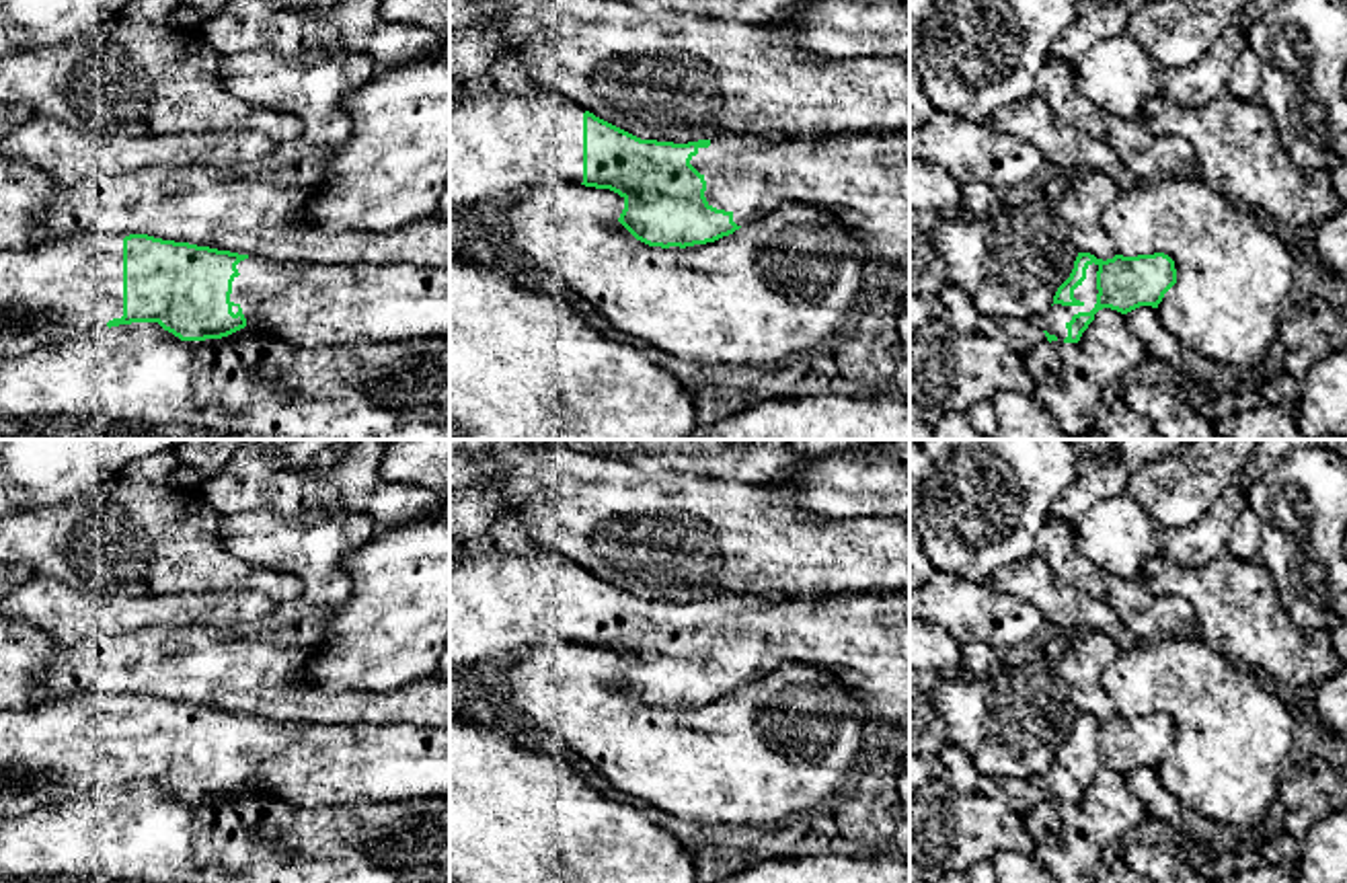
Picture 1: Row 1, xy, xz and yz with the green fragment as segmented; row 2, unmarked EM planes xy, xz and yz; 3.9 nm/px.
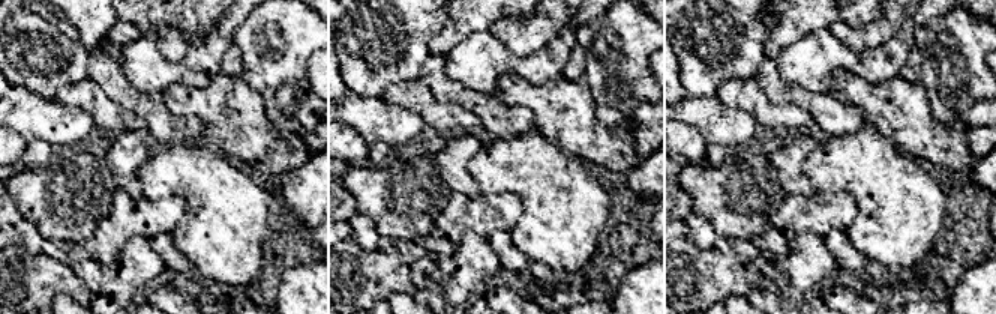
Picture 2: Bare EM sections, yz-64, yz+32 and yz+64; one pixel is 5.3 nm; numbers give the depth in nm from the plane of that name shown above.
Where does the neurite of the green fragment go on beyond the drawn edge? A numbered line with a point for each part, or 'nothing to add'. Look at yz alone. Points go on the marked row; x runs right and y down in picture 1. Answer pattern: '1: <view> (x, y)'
1: yz (1054, 321)

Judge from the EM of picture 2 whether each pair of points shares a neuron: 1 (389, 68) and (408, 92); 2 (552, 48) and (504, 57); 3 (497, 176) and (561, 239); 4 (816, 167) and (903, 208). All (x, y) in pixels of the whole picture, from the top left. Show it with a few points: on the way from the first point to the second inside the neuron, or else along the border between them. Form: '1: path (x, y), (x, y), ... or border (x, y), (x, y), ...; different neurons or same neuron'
1: border (419, 75), (392, 83), (381, 96); different neurons
2: path (540, 60), (516, 62); same neuron
3: path (516, 181), (551, 220); same neuron
4: path (837, 167), (863, 167), (882, 187); same neuron

